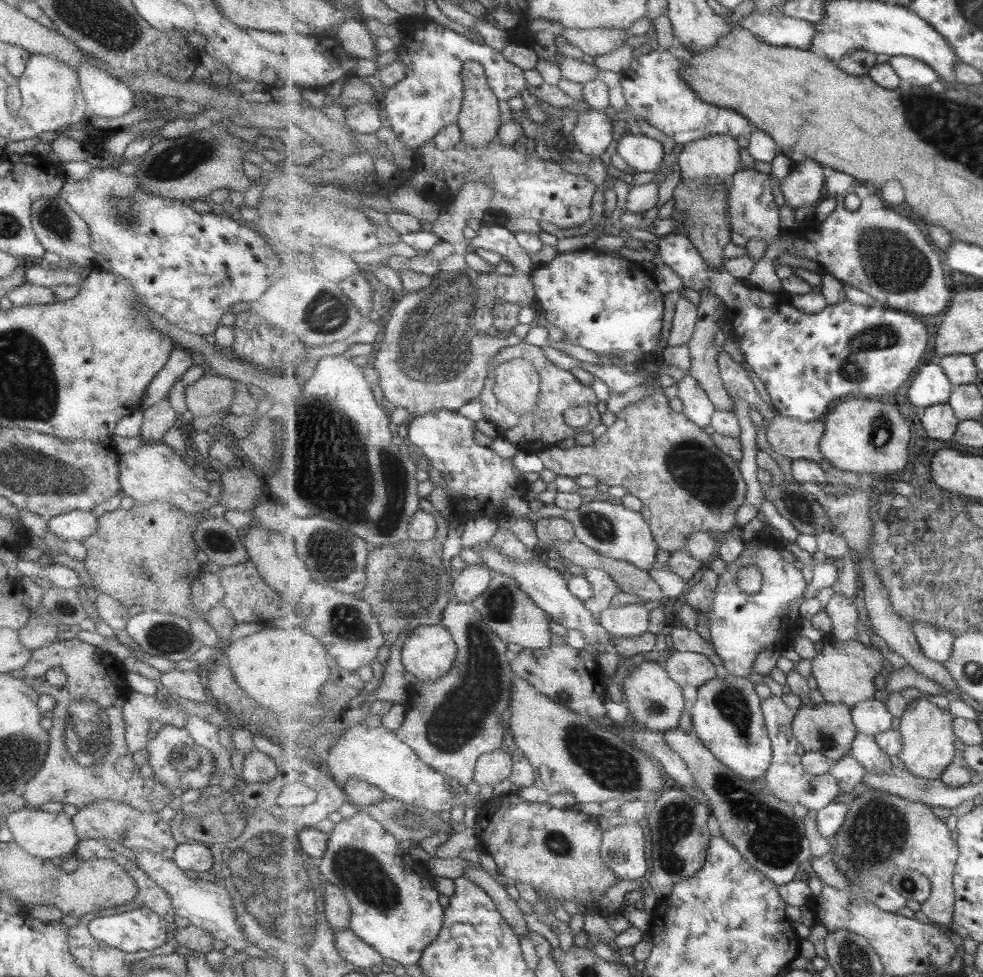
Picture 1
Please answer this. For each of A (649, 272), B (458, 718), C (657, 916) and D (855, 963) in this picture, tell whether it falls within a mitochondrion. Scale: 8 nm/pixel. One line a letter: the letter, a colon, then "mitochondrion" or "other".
A: other
B: mitochondrion
C: other
D: mitochondrion

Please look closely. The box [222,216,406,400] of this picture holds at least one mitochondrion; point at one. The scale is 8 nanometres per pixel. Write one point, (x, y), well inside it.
(327, 317)

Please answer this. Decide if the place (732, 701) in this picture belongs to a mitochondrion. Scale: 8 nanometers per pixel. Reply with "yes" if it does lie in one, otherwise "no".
yes

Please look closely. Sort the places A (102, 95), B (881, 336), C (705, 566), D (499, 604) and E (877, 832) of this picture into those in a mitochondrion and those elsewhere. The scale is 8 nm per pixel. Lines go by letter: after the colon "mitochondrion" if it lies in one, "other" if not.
A: other
B: mitochondrion
C: other
D: mitochondrion
E: mitochondrion

